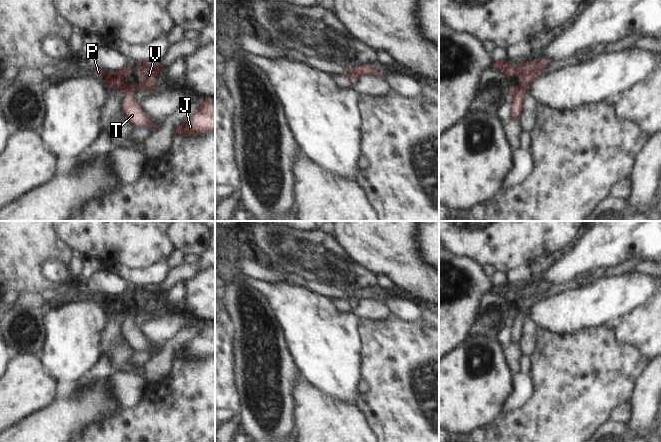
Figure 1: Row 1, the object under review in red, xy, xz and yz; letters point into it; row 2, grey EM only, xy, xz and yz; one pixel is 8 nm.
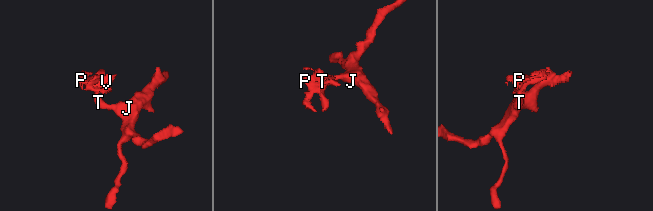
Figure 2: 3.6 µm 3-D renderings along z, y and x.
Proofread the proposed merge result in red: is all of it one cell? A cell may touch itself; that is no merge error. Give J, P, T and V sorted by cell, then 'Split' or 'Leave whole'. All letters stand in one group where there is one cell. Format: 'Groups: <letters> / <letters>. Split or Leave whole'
Groups: J P T V. Leave whole.

